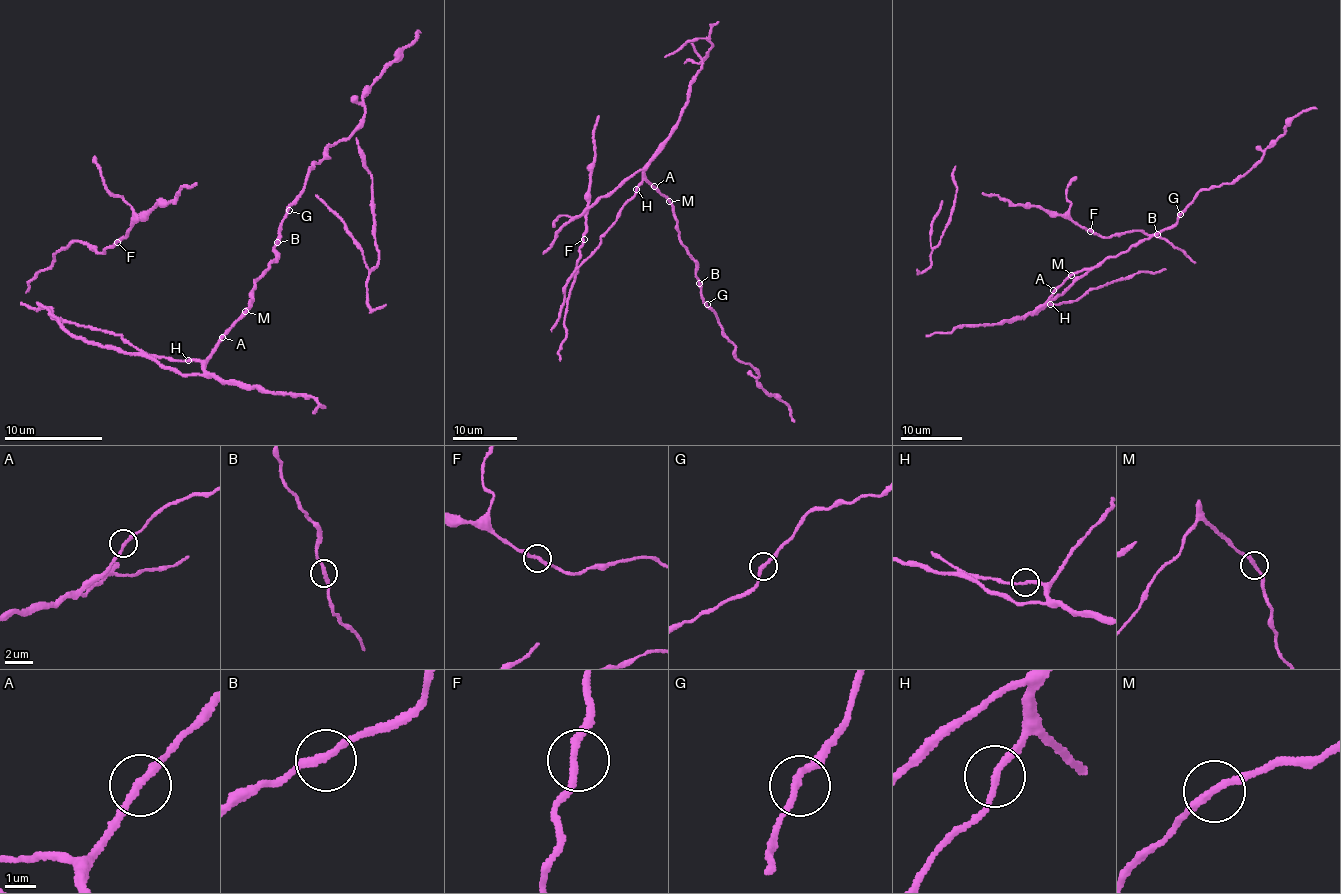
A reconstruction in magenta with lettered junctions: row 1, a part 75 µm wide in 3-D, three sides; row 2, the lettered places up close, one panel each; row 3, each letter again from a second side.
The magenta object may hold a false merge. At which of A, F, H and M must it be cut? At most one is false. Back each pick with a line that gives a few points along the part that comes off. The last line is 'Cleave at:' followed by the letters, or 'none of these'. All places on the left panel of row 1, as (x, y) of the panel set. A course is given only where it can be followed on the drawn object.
Cleave at: none of these

